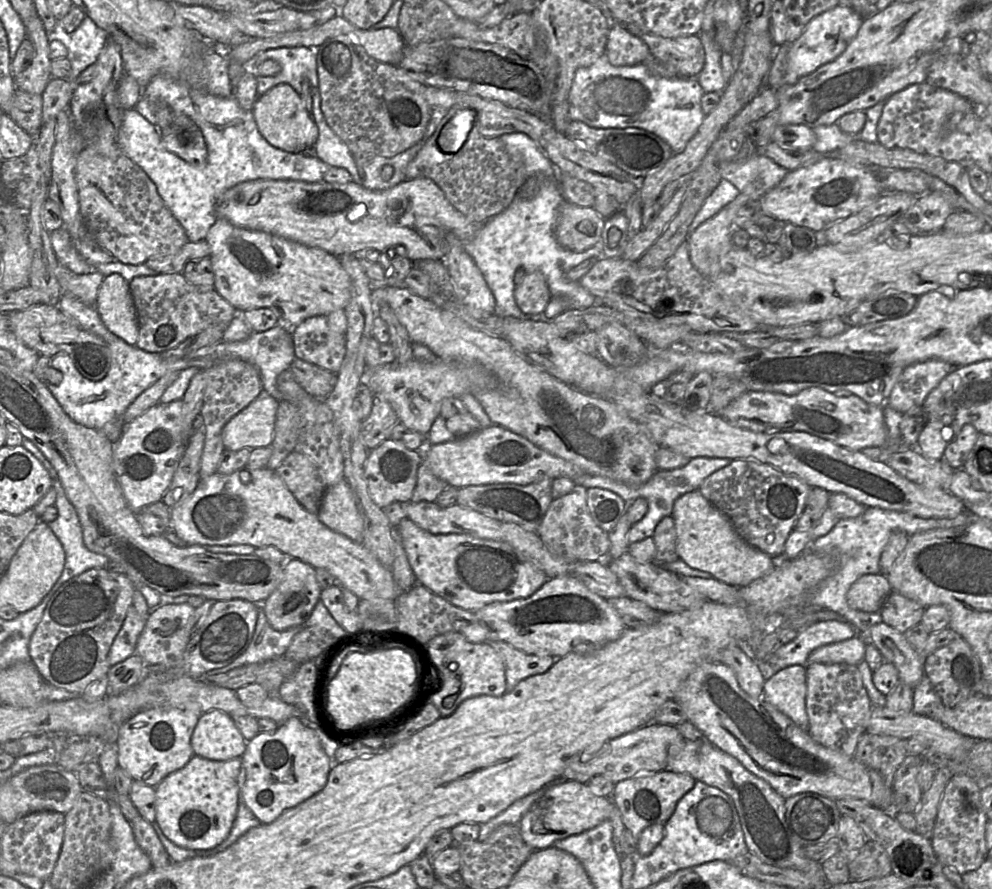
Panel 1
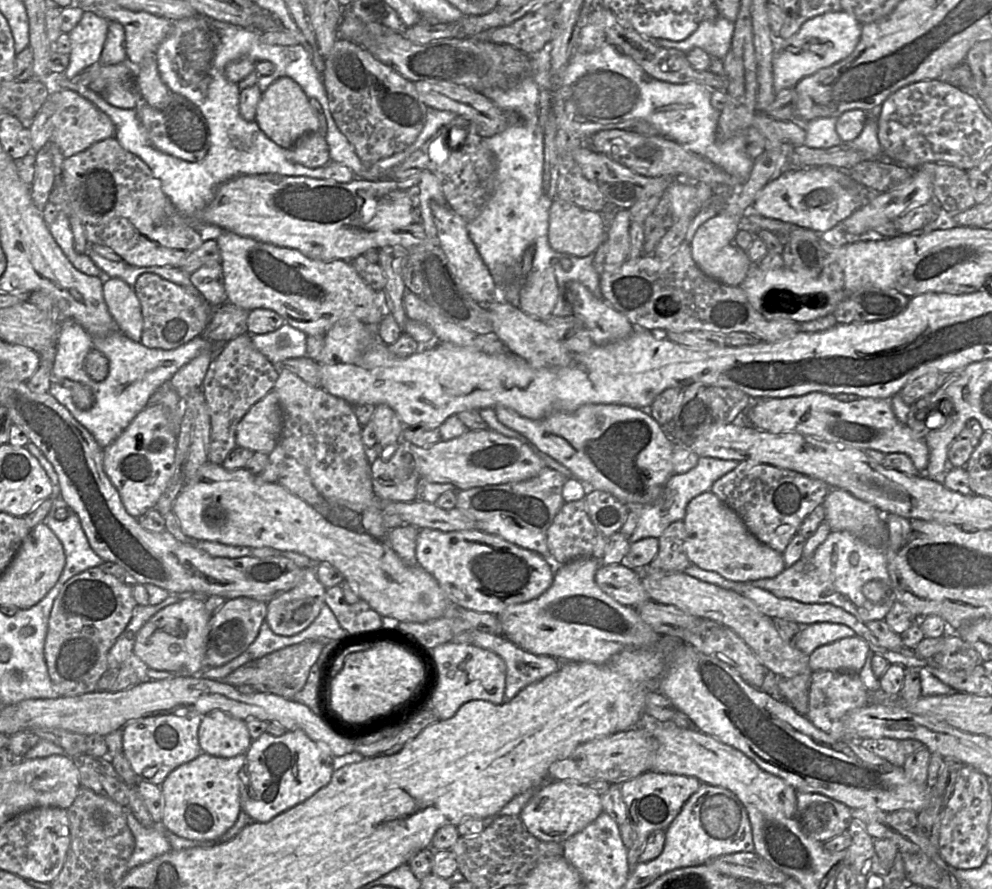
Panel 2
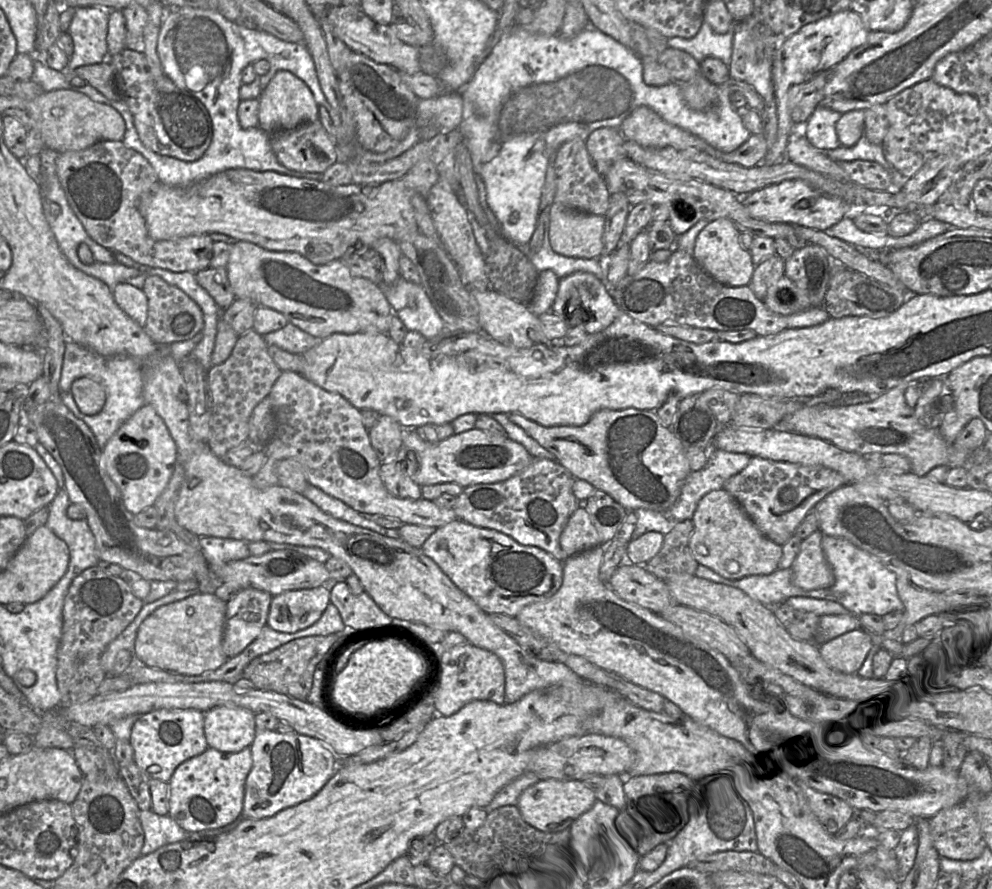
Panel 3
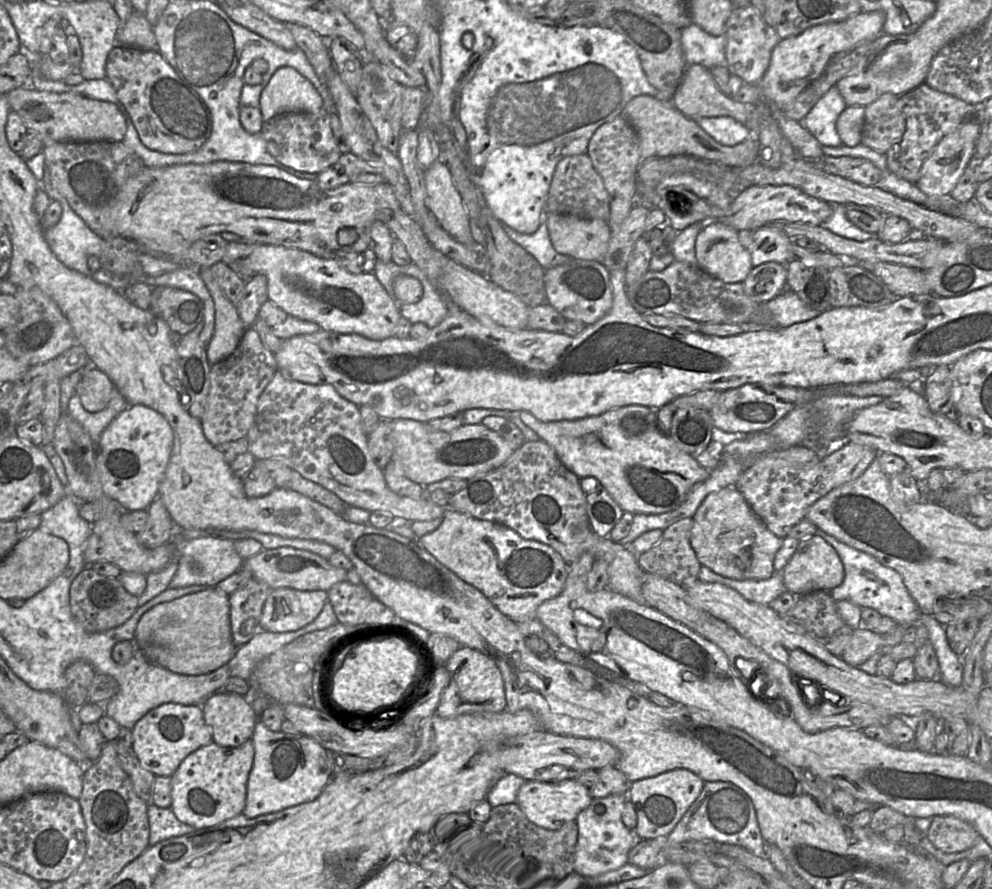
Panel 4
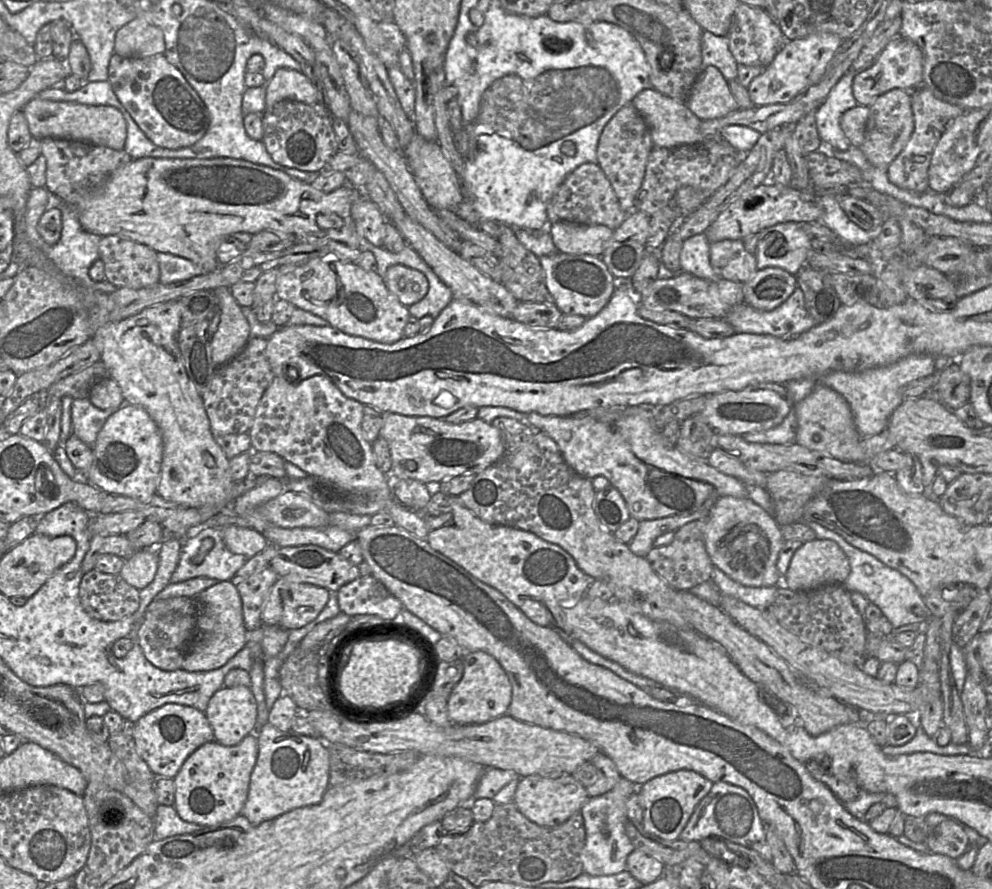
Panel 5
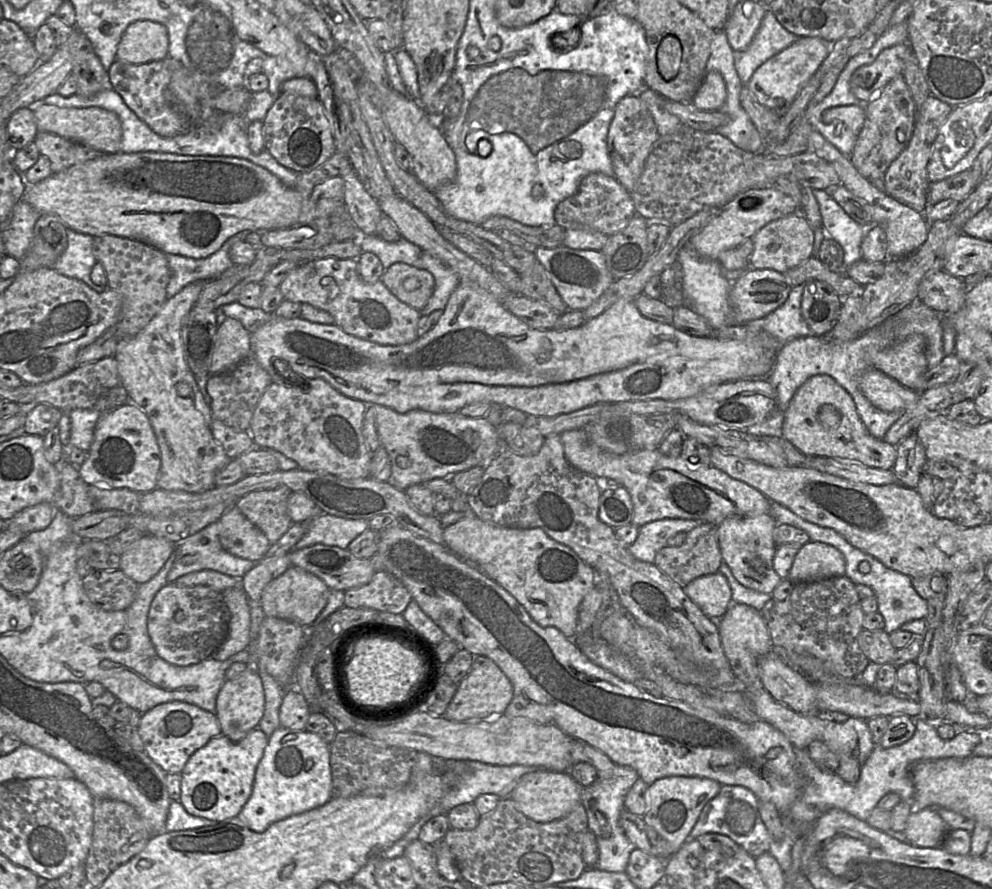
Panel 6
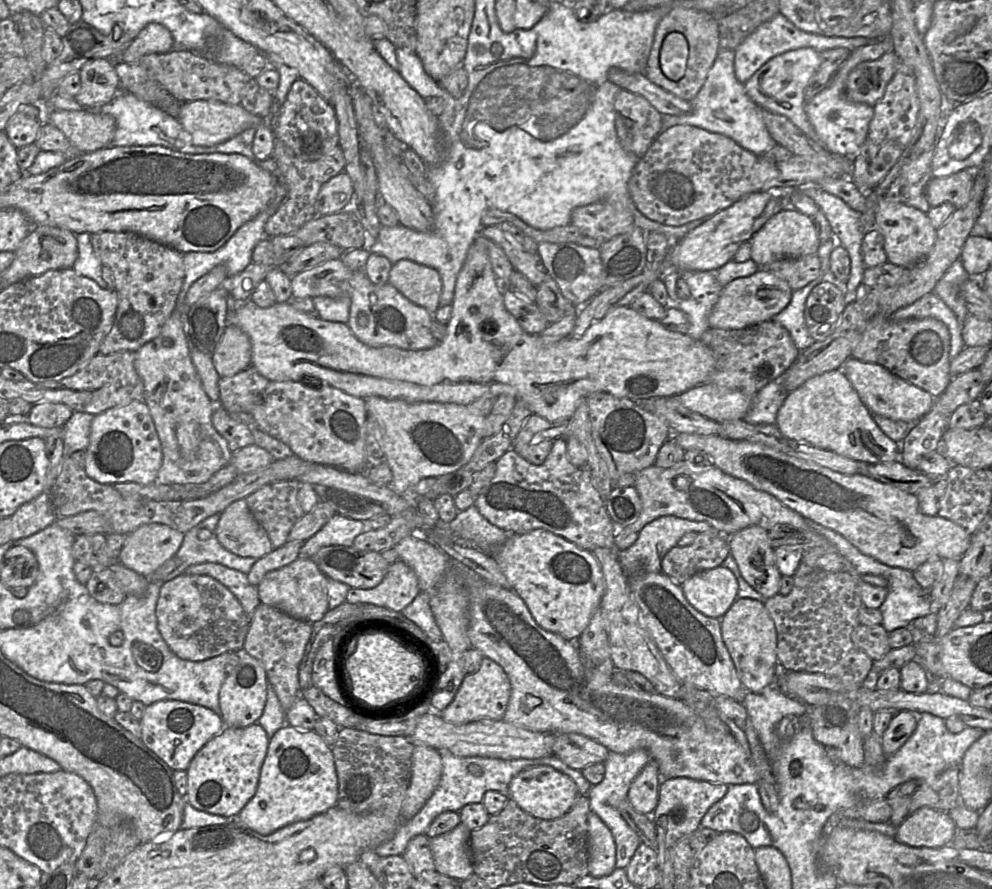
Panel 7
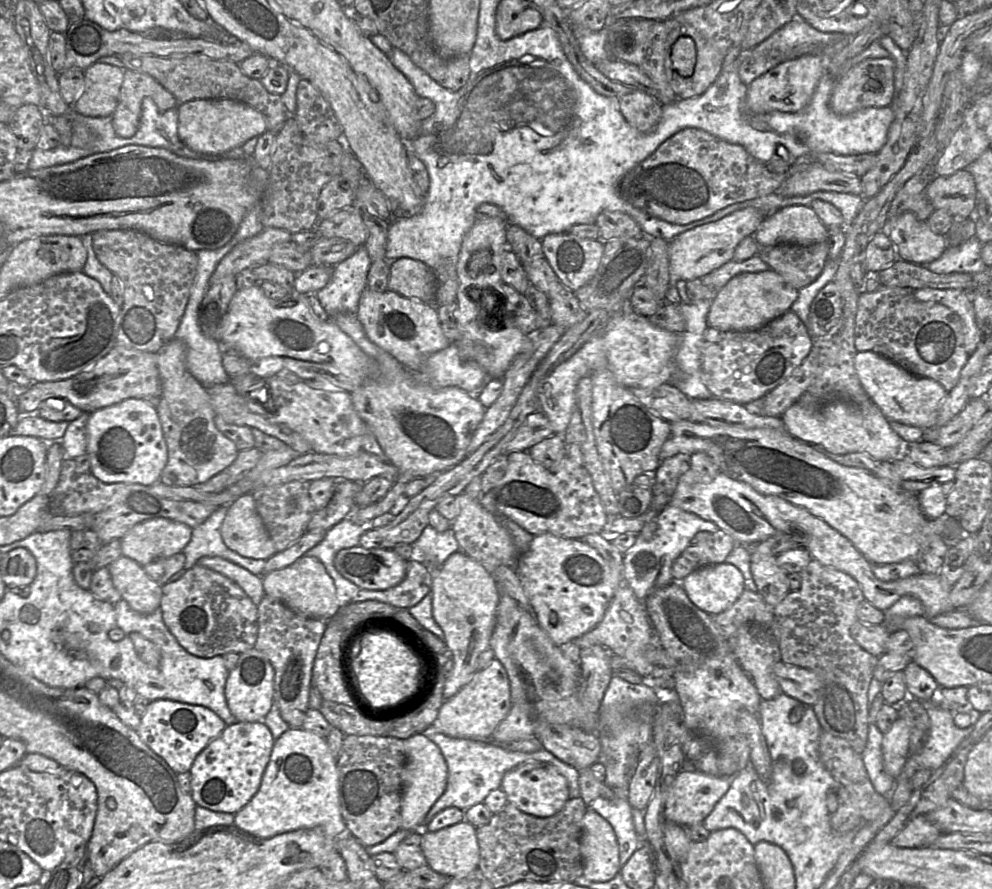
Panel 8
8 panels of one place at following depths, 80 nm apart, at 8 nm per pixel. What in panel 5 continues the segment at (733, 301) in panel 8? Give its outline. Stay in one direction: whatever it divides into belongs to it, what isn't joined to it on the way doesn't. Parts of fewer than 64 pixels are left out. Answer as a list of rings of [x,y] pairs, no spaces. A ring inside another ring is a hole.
[[[766,267],[757,269],[754,275],[743,283],[743,303],[761,311],[770,311],[785,302],[796,288],[796,277],[778,268]]]

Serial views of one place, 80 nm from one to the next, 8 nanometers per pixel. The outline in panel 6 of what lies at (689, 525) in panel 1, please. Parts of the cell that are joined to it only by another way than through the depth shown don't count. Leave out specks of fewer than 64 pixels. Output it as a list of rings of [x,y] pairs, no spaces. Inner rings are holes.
[[[767,513],[754,517],[734,515],[717,525],[723,562],[728,565],[735,579],[747,588],[771,595],[782,581],[773,567],[773,559],[778,547],[773,539],[776,525],[774,518]]]

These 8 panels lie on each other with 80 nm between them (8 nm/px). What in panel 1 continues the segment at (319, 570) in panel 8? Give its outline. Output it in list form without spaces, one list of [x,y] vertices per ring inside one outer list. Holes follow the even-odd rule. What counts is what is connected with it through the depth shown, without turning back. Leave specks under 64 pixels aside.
[[[288,559],[283,565],[283,579],[274,592],[263,602],[263,610],[271,627],[284,631],[304,623],[320,600],[322,589],[315,568],[297,559]]]

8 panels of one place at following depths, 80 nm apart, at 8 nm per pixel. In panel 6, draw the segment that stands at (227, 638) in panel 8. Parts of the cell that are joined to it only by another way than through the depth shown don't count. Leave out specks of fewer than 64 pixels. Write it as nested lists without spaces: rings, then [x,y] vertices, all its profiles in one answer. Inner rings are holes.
[[[164,585],[154,597],[147,620],[157,655],[176,666],[189,666],[212,657],[228,633],[228,614],[218,592],[207,586]]]

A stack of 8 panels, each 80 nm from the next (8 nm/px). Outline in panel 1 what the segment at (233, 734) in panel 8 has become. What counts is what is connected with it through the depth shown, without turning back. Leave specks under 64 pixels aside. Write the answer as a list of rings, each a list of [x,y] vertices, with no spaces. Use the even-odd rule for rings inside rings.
[[[193,755],[185,766],[167,775],[156,787],[156,822],[163,834],[179,847],[211,849],[229,834],[239,800],[241,758],[217,761]]]

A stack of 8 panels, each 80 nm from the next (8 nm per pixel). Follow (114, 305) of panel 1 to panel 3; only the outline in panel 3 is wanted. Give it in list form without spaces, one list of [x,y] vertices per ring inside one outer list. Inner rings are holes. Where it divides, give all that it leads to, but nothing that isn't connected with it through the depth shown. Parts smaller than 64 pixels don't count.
[[[120,283],[112,288],[112,295],[117,305],[140,326],[144,327],[147,319],[148,300],[142,289]]]

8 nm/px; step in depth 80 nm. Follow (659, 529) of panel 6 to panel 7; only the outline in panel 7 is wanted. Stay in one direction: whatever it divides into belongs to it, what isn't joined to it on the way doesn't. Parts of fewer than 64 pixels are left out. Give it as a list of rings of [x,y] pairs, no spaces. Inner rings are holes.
[[[673,515],[661,516],[646,524],[638,533],[634,544],[619,552],[619,562],[628,577],[661,572],[661,561],[666,553],[677,546],[678,541],[687,533],[701,533],[712,528],[706,521],[694,521]]]

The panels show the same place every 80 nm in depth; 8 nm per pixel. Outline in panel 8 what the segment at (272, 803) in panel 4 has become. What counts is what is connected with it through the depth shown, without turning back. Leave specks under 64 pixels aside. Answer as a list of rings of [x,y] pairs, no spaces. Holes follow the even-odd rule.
[[[290,727],[276,739],[260,787],[252,799],[235,814],[234,825],[243,832],[261,839],[269,839],[299,829],[321,829],[333,840],[348,833],[339,804],[337,763],[328,748],[326,738],[302,728]]]

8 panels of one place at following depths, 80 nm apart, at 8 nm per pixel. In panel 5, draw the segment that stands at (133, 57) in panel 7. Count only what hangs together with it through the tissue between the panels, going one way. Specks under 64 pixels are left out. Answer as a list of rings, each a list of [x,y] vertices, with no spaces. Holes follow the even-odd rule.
[[[138,15],[118,30],[114,50],[123,57],[147,58],[163,55],[165,52],[163,31]]]

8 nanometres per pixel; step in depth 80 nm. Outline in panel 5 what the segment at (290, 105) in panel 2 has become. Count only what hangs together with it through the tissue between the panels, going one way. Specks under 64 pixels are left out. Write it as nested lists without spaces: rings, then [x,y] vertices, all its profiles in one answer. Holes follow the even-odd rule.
[[[280,68],[266,86],[266,109],[281,100],[289,99],[305,104],[318,103],[318,89],[302,72]]]

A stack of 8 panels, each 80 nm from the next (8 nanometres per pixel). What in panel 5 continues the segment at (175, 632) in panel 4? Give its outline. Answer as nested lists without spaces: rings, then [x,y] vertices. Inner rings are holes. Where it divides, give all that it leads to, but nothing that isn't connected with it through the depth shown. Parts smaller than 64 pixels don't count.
[[[221,581],[202,591],[196,600],[201,604],[202,611],[198,617],[198,636],[187,651],[182,663],[182,670],[189,672],[210,671],[225,665],[247,643],[247,630],[243,620],[243,610],[237,586],[232,581]]]

